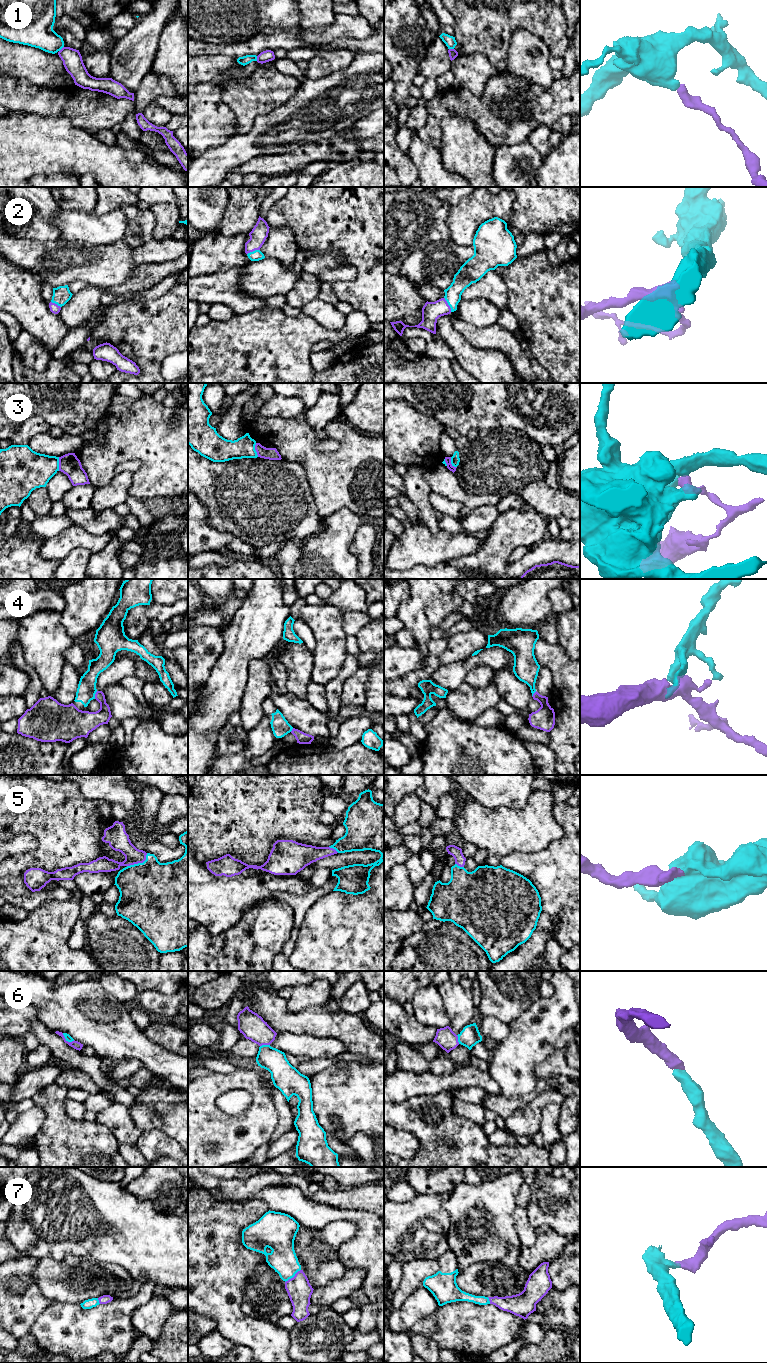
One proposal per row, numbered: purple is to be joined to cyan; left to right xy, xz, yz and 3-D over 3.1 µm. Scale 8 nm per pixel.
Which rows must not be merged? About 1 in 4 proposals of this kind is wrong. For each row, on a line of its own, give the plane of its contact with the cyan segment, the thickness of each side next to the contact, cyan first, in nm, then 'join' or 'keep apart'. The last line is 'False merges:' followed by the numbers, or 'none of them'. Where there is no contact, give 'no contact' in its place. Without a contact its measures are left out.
1: contact in xy; calibres 280 and 160 nm; keep apart
2: contact in yz; calibres 150 and 160 nm; join
3: contact in xy; calibres 320 and 170 nm; keep apart
4: contact in xy; calibres 150 and 200 nm; join
5: contact in xy; calibres 500 and 170 nm; join
6: contact in xz; calibres 190 and 200 nm; join
7: contact in xz; calibres 220 and 200 nm; join
False merges: 1, 3

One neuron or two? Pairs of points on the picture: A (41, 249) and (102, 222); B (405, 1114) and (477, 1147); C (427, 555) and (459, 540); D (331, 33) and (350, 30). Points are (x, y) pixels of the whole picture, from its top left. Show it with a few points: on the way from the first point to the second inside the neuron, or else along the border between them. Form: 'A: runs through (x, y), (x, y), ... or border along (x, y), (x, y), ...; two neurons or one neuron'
A: border along (60, 238), (66, 241), (83, 241), (86, 243); two neurons
B: runs through (423, 1125), (453, 1137), (459, 1143); one neuron
C: runs through (435, 549), (451, 546); one neuron
D: runs through (336, 31), (345, 30); one neuron

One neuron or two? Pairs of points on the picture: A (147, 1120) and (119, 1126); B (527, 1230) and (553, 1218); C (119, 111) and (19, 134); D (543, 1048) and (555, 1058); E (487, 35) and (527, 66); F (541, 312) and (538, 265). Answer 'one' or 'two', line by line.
A: two
B: two
C: two
D: two
E: two
F: one

